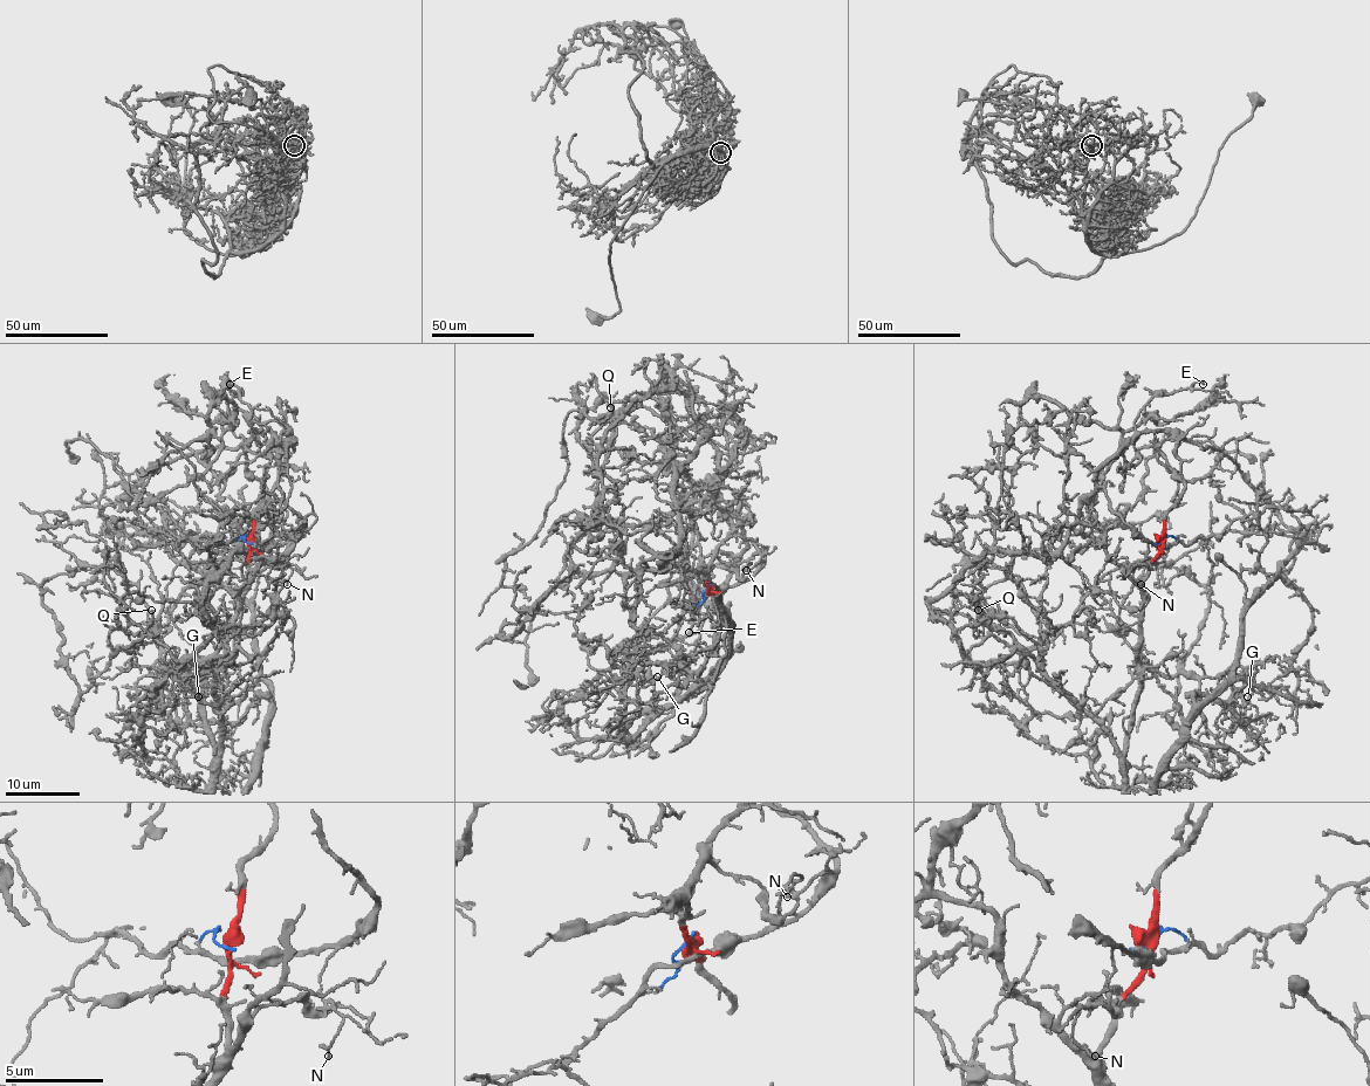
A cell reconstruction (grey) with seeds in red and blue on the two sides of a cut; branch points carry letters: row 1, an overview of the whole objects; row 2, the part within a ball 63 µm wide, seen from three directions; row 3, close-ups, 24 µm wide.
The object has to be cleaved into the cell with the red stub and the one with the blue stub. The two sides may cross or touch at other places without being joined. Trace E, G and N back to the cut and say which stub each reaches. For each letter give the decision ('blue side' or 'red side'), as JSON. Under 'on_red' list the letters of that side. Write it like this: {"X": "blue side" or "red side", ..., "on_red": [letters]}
{"E": "blue side", "G": "red side", "N": "red side", "on_red": ["G", "N"]}

